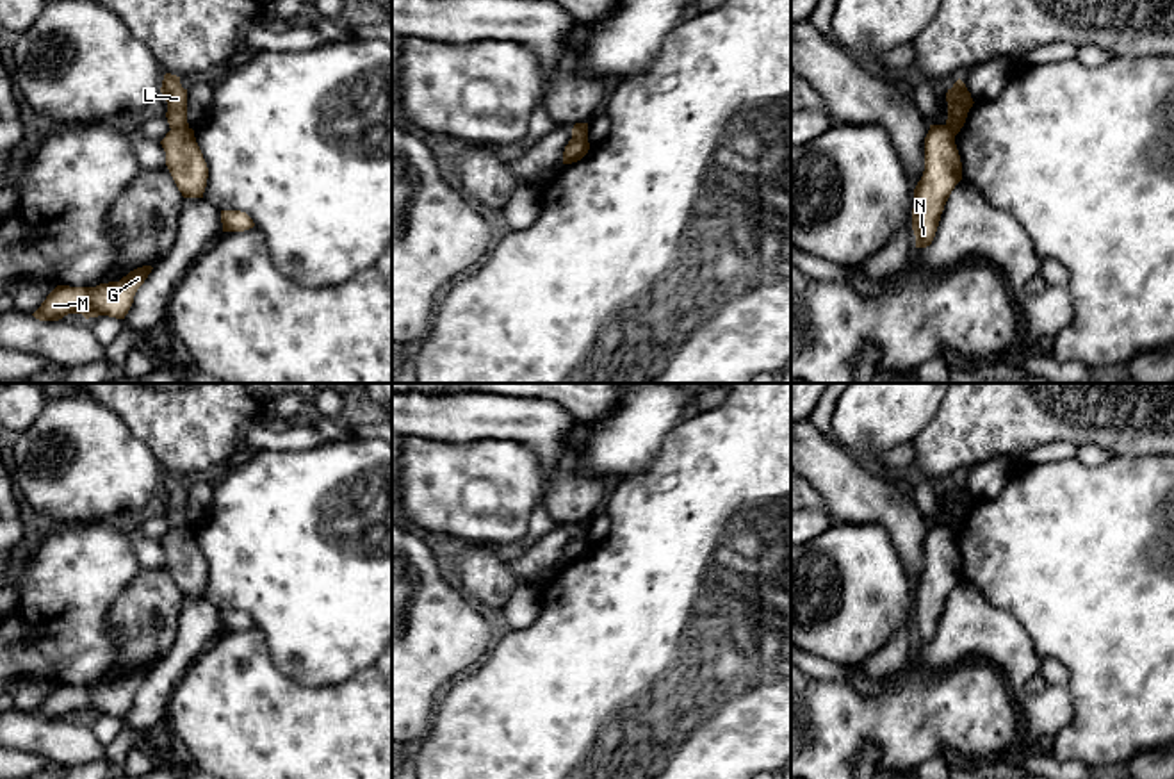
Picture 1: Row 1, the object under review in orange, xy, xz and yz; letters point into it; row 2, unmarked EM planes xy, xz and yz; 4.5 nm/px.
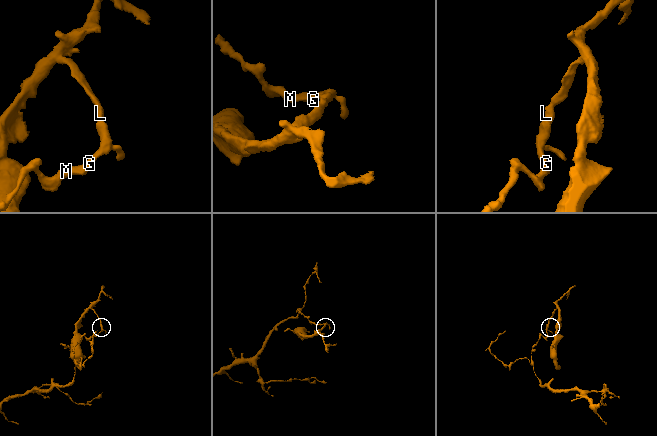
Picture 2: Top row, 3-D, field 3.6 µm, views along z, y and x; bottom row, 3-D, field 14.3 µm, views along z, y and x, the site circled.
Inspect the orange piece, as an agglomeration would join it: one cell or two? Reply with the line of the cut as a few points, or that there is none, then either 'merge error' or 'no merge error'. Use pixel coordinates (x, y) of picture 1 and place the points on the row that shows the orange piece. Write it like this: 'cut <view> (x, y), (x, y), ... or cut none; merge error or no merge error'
cut xy (187, 125), (171, 129); merge error

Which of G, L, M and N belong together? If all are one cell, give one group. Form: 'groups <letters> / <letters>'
groups G M N / L

